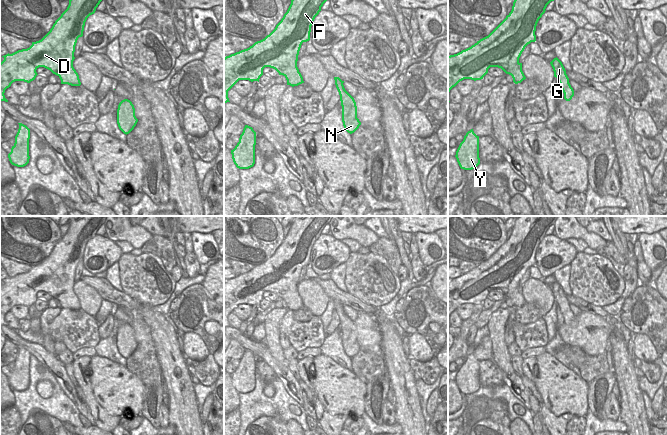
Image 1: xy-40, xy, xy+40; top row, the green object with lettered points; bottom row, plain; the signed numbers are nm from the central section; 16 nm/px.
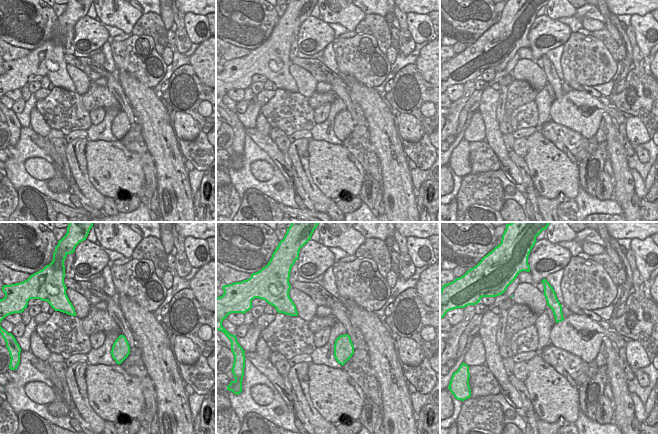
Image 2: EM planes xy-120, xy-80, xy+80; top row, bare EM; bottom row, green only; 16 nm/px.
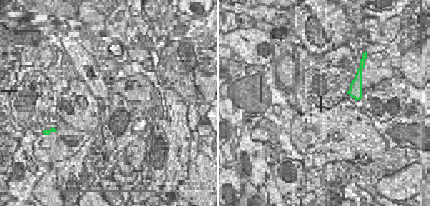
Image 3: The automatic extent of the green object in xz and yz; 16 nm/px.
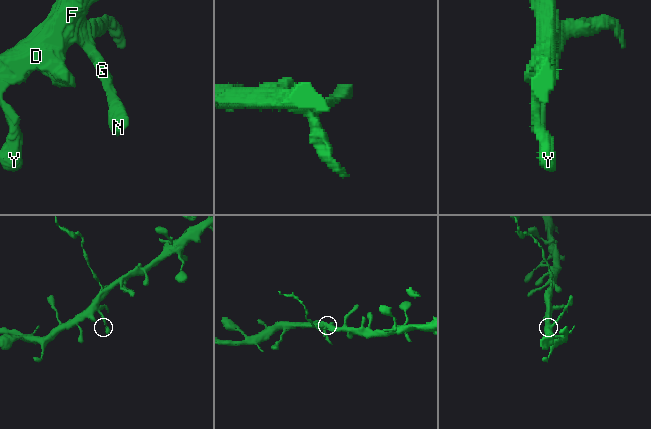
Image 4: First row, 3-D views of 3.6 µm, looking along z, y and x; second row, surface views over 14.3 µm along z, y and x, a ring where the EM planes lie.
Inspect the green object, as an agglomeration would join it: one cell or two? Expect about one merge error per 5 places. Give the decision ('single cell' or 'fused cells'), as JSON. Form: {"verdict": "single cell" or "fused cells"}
{"verdict": "single cell"}

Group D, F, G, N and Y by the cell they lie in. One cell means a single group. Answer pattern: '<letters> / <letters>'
D F G N Y

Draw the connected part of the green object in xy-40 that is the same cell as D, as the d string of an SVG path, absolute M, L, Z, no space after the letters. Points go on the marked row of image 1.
M69 0L67 9L55 21L50 31L41 40L32 42L32 45L27 49L2 56L4 60L0 63L0 102L8 102L4 93L13 82L24 81L30 83L35 80L38 75L36 70L39 67L44 67L57 75L61 80L61 84L80 86L79 75L73 67L75 46L78 38L83 36L87 18L95 13L101 1Z

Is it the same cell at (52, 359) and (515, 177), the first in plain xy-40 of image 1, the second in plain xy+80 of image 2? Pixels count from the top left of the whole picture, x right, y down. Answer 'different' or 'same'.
same

